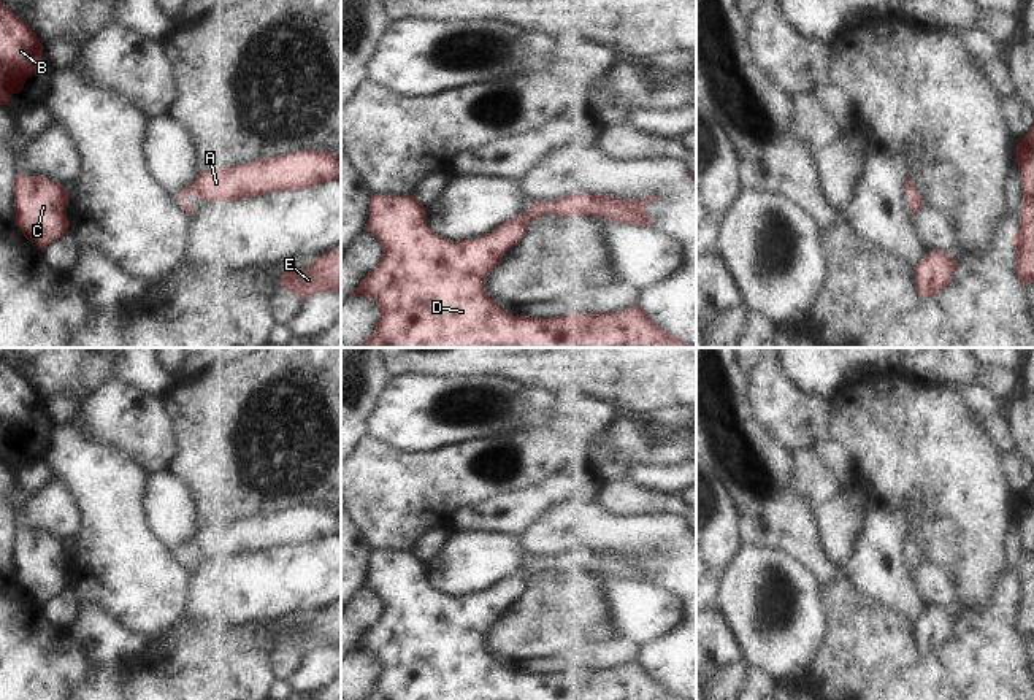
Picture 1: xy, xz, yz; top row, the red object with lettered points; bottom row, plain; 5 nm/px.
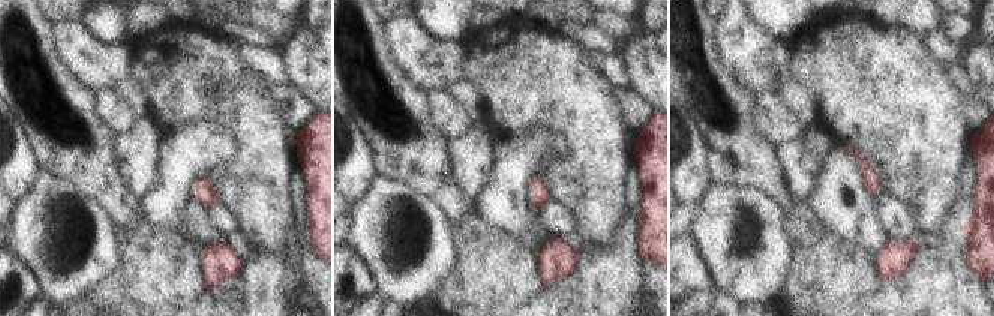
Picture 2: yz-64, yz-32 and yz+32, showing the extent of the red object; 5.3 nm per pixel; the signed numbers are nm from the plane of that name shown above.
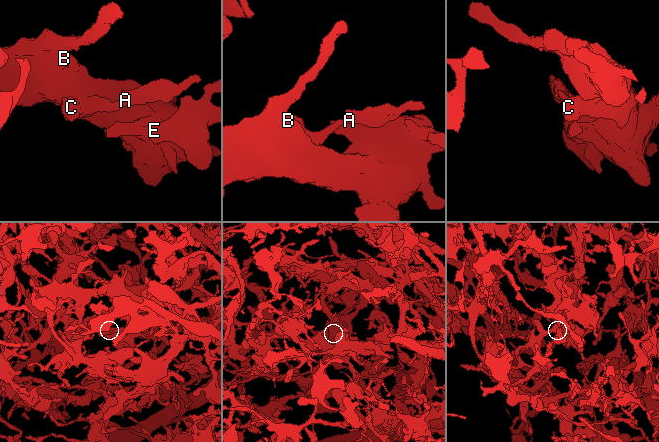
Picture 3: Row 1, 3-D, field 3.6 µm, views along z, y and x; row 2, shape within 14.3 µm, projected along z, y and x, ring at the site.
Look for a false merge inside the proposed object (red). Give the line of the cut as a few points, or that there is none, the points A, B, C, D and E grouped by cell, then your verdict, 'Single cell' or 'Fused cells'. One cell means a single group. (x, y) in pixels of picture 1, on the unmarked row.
No split. Groups: A B C D E. Single cell

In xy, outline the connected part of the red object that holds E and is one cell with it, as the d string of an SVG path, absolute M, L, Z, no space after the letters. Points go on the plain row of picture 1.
M341 603L317 613L301 627L285 627L279 638L287 648L300 651L304 657L320 648L341 649Z

